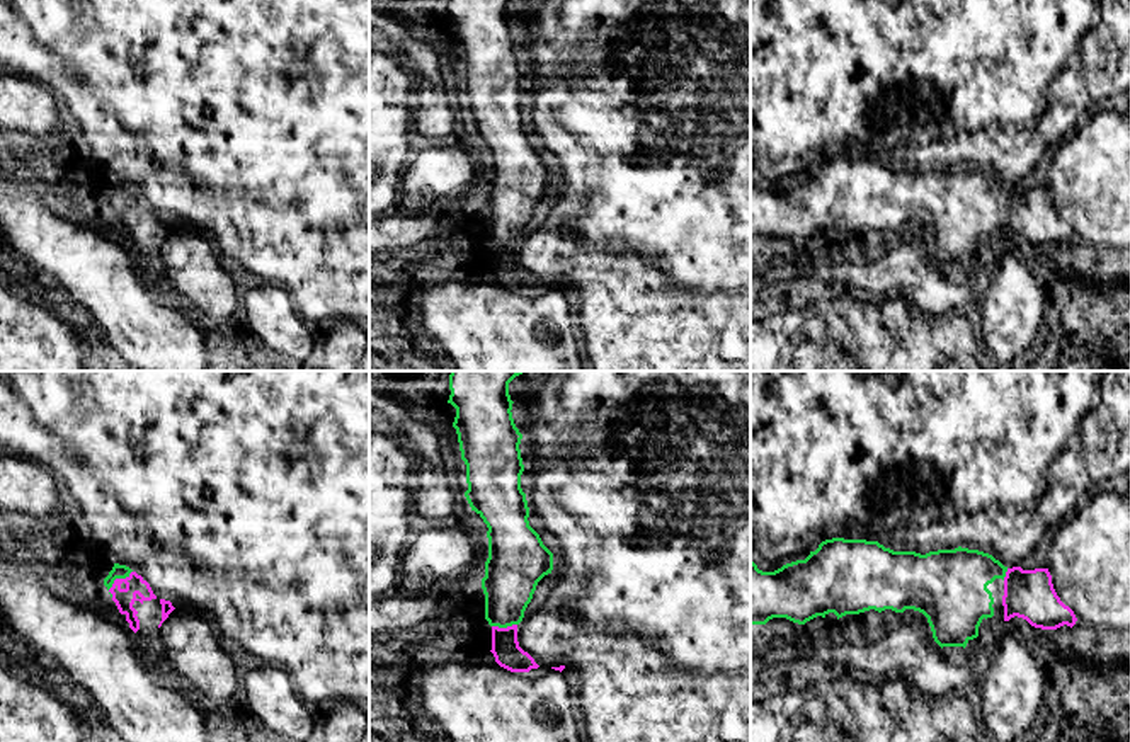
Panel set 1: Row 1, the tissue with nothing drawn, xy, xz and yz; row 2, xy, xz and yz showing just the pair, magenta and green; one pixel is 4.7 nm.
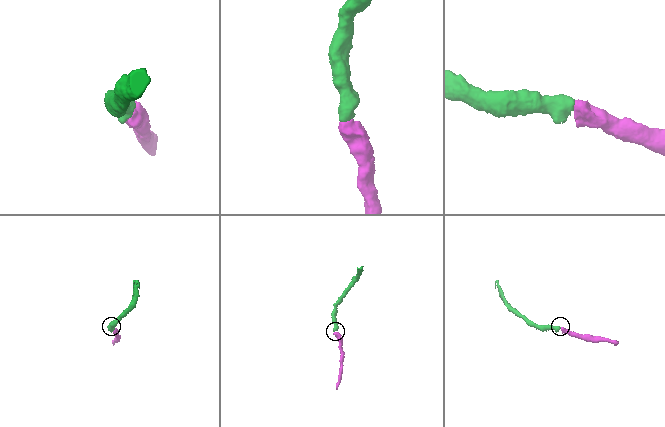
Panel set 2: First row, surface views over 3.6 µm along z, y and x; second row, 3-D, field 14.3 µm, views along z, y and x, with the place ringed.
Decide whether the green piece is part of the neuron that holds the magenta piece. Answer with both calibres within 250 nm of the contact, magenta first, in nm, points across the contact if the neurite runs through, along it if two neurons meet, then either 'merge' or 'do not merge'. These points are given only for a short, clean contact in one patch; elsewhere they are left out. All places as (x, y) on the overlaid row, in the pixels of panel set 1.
100 nm thick on the magenta side, 70 nm on the other; runs through xy (125, 598), (114, 581), (118, 570); merge

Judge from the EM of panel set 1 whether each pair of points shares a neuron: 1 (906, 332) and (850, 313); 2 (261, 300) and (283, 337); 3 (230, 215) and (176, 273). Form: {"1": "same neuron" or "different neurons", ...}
{"1": "same neuron", "2": "same neuron", "3": "different neurons"}

